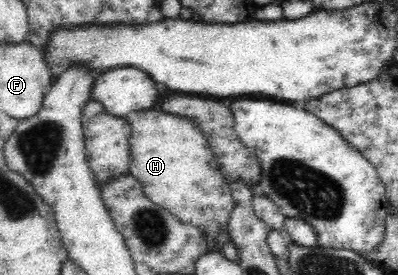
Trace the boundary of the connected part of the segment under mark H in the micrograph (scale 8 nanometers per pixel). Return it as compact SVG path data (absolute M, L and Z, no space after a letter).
M158 109L132 113L126 118L131 126L129 173L141 183L145 196L182 223L200 227L200 231L206 236L209 251L222 251L223 245L231 239L226 225L235 201L230 184L214 162L215 157L206 136L192 120Z

